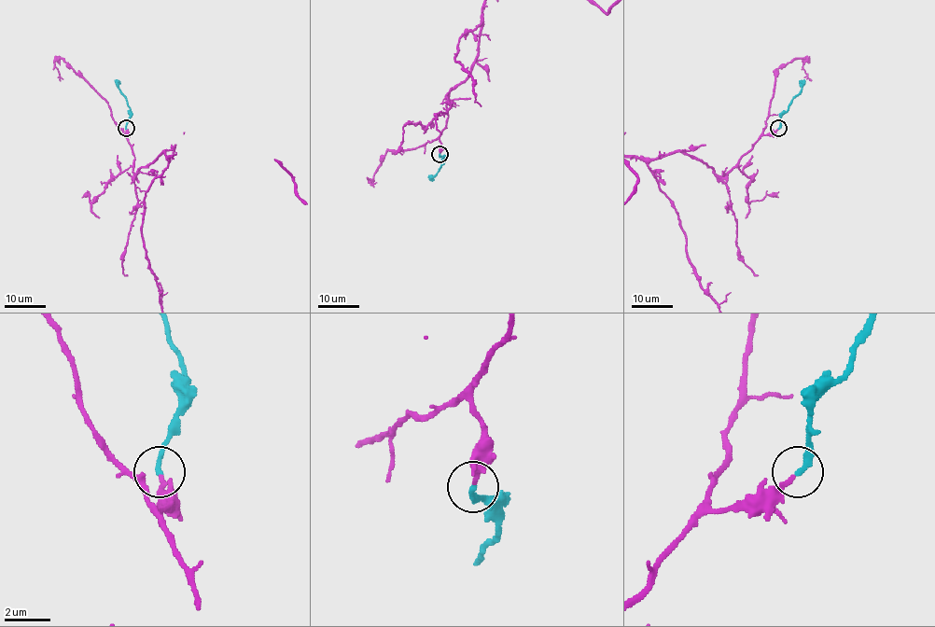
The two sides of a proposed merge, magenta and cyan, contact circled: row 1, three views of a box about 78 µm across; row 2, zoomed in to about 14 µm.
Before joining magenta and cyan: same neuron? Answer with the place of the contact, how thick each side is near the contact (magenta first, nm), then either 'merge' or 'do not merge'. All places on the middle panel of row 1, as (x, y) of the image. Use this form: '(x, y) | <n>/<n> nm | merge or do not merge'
(439, 154) | 200/260 nm | merge

